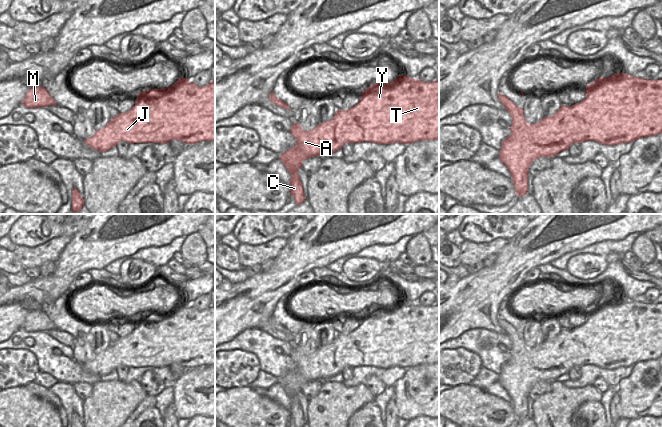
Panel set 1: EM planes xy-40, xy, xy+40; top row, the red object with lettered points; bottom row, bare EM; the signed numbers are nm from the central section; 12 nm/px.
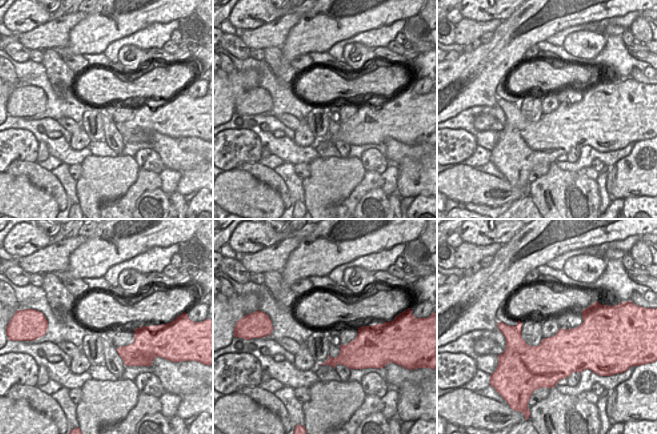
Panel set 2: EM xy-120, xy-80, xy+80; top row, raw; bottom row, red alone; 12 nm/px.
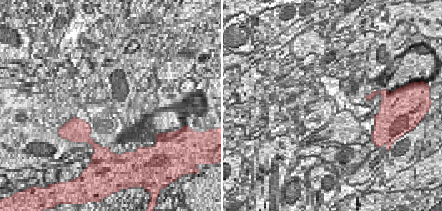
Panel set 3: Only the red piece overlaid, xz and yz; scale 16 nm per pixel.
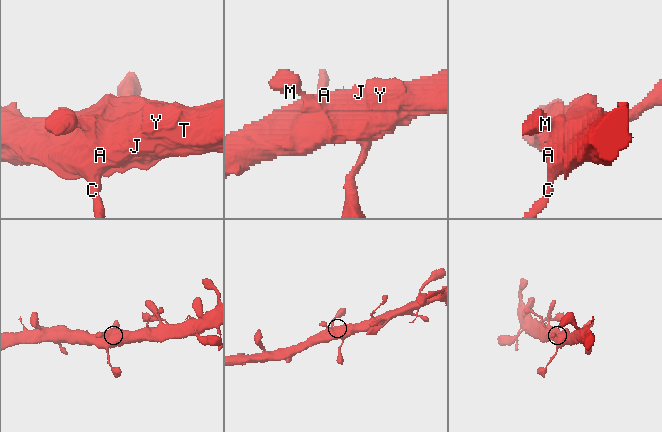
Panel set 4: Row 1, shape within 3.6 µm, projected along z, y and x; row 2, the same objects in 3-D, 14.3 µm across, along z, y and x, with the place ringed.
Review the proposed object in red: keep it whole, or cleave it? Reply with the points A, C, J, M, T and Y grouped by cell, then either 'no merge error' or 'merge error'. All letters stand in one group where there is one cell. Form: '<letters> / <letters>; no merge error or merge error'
A C J M T Y; no merge error

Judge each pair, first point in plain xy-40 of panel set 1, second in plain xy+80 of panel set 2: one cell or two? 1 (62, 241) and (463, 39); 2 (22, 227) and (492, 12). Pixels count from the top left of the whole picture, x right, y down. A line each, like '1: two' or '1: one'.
1: one
2: one

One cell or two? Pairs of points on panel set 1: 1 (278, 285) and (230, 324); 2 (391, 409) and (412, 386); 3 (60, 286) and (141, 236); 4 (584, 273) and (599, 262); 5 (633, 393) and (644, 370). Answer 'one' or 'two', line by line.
1: one
2: two
3: one
4: one
5: one

